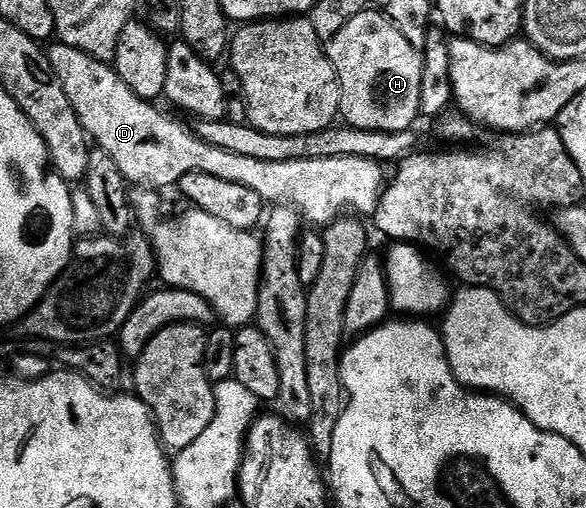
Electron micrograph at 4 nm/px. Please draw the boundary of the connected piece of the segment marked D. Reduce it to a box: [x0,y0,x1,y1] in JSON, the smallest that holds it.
[45,41,381,228]

